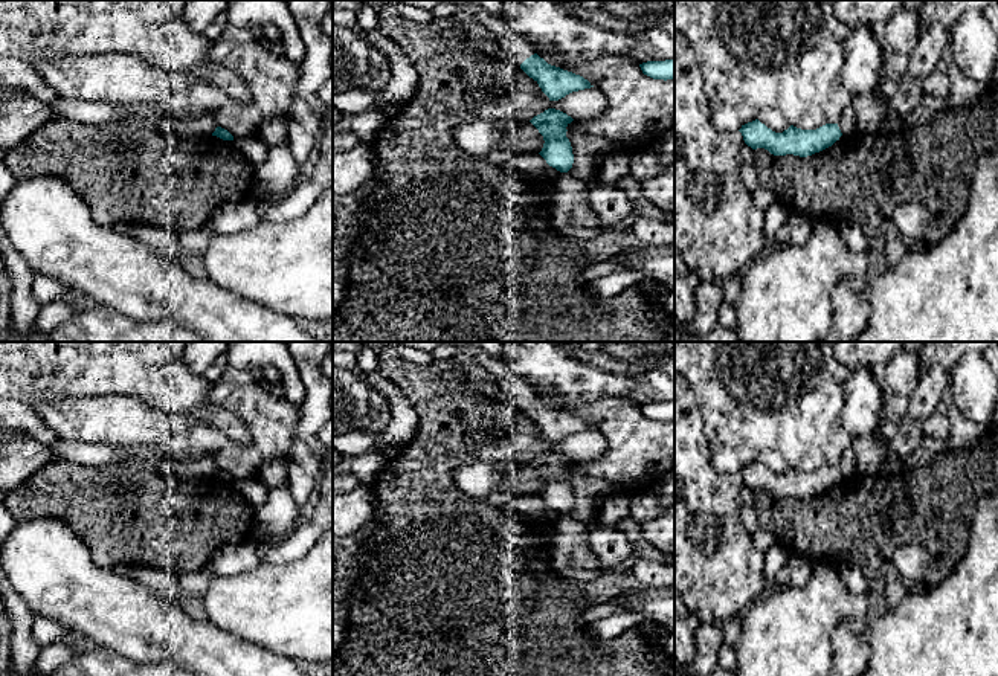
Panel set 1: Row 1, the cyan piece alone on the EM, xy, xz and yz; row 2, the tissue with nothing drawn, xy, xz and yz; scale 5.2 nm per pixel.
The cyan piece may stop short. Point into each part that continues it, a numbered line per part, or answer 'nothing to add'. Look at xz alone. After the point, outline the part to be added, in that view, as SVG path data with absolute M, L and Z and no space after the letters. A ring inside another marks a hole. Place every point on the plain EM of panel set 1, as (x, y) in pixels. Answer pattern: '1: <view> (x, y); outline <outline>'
1: xz (515, 386); outline M473 343L467 345L467 348L475 360L490 371L497 386L502 388L519 406L536 395L534 389L523 378L517 377L507 363L488 356L482 348Z

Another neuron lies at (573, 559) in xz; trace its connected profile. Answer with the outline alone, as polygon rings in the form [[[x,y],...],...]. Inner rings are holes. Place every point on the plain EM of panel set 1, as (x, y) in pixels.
[[[562,514],[554,523],[551,566],[565,580],[592,581],[601,575],[589,545],[589,523]]]

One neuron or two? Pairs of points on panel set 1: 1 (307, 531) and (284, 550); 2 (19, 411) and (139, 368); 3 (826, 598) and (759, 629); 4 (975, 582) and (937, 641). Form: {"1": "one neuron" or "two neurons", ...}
{"1": "one neuron", "2": "two neurons", "3": "one neuron", "4": "one neuron"}

